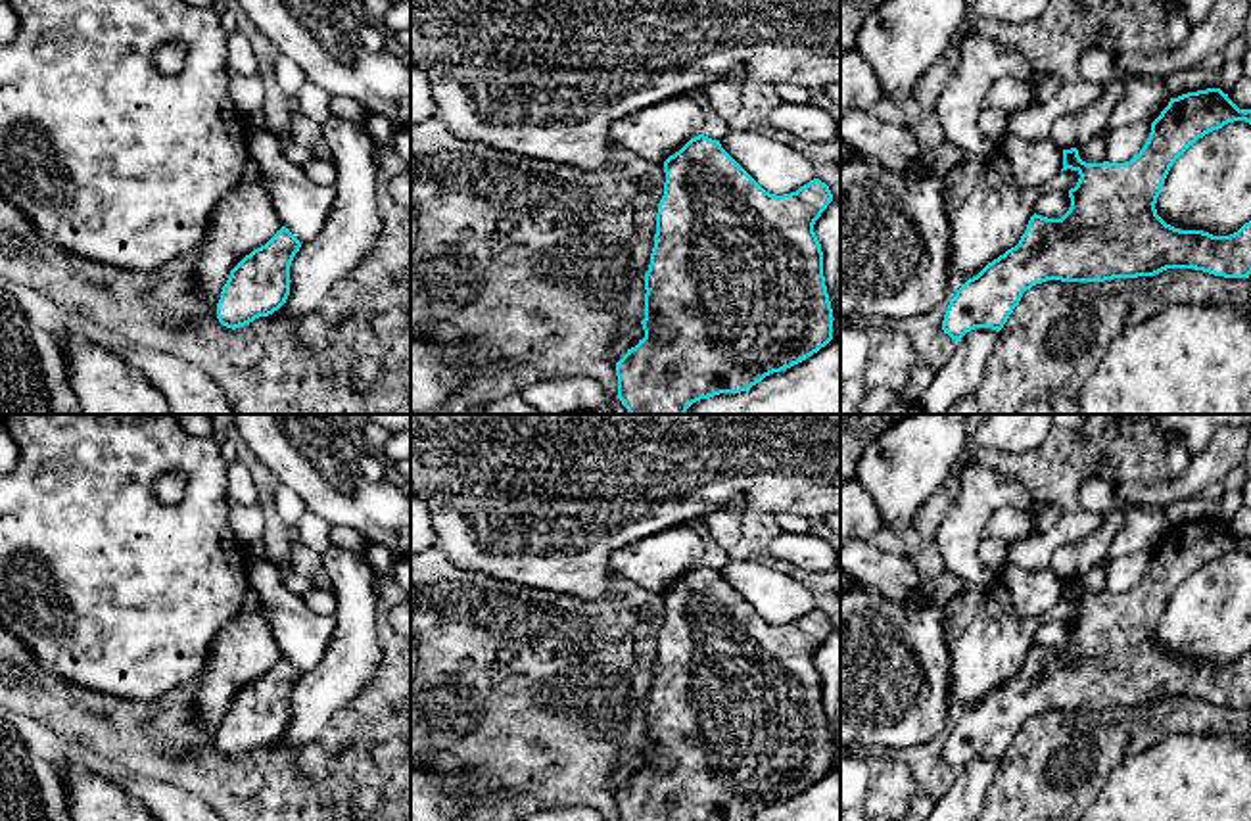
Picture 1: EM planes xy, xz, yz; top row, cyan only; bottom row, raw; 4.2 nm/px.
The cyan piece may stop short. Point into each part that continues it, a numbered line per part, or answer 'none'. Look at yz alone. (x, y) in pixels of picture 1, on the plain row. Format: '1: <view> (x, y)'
none

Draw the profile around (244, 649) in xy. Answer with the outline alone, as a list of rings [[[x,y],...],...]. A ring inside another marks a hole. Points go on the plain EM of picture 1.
[[[238,612],[213,637],[196,692],[194,721],[205,737],[217,737],[230,700],[253,679],[265,675],[282,650],[267,614]]]

